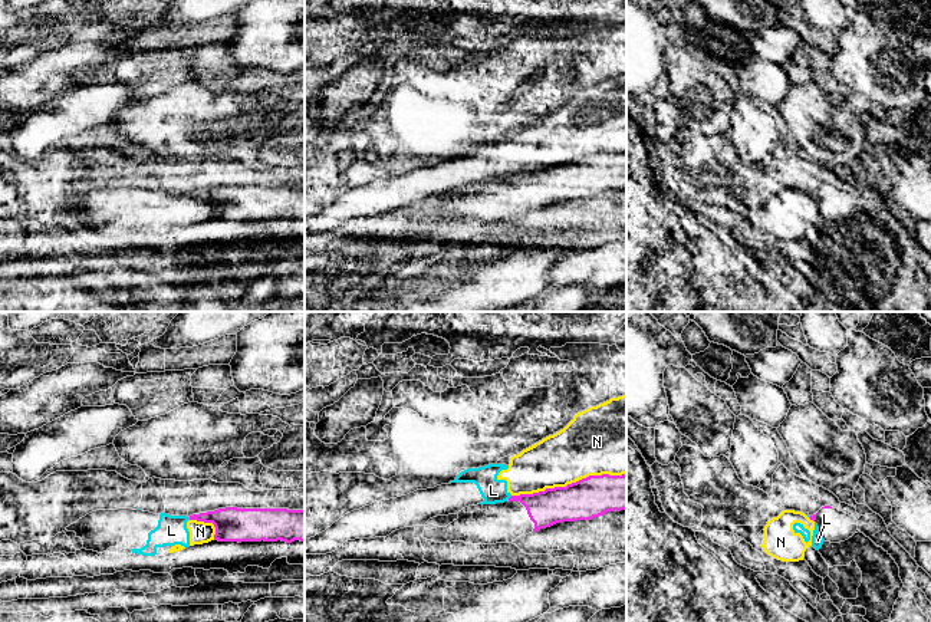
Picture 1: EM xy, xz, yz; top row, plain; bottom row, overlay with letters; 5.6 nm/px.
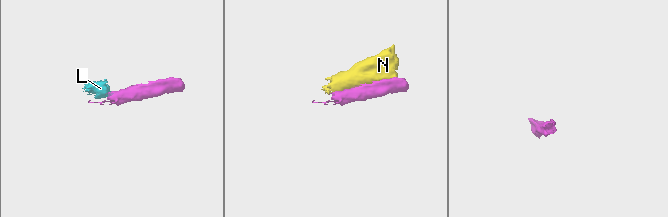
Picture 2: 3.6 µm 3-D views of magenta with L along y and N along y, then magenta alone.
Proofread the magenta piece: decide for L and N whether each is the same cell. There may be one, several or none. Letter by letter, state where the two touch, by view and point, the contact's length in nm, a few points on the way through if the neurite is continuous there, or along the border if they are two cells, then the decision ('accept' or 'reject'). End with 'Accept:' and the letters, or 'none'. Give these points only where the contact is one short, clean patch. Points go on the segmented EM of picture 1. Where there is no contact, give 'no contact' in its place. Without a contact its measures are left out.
L: contact xz (510, 497); length 40 nm; border xz (512, 496), (507, 499); reject
N: contact xz (568, 484); length 650 nm; reject
Accept: none

